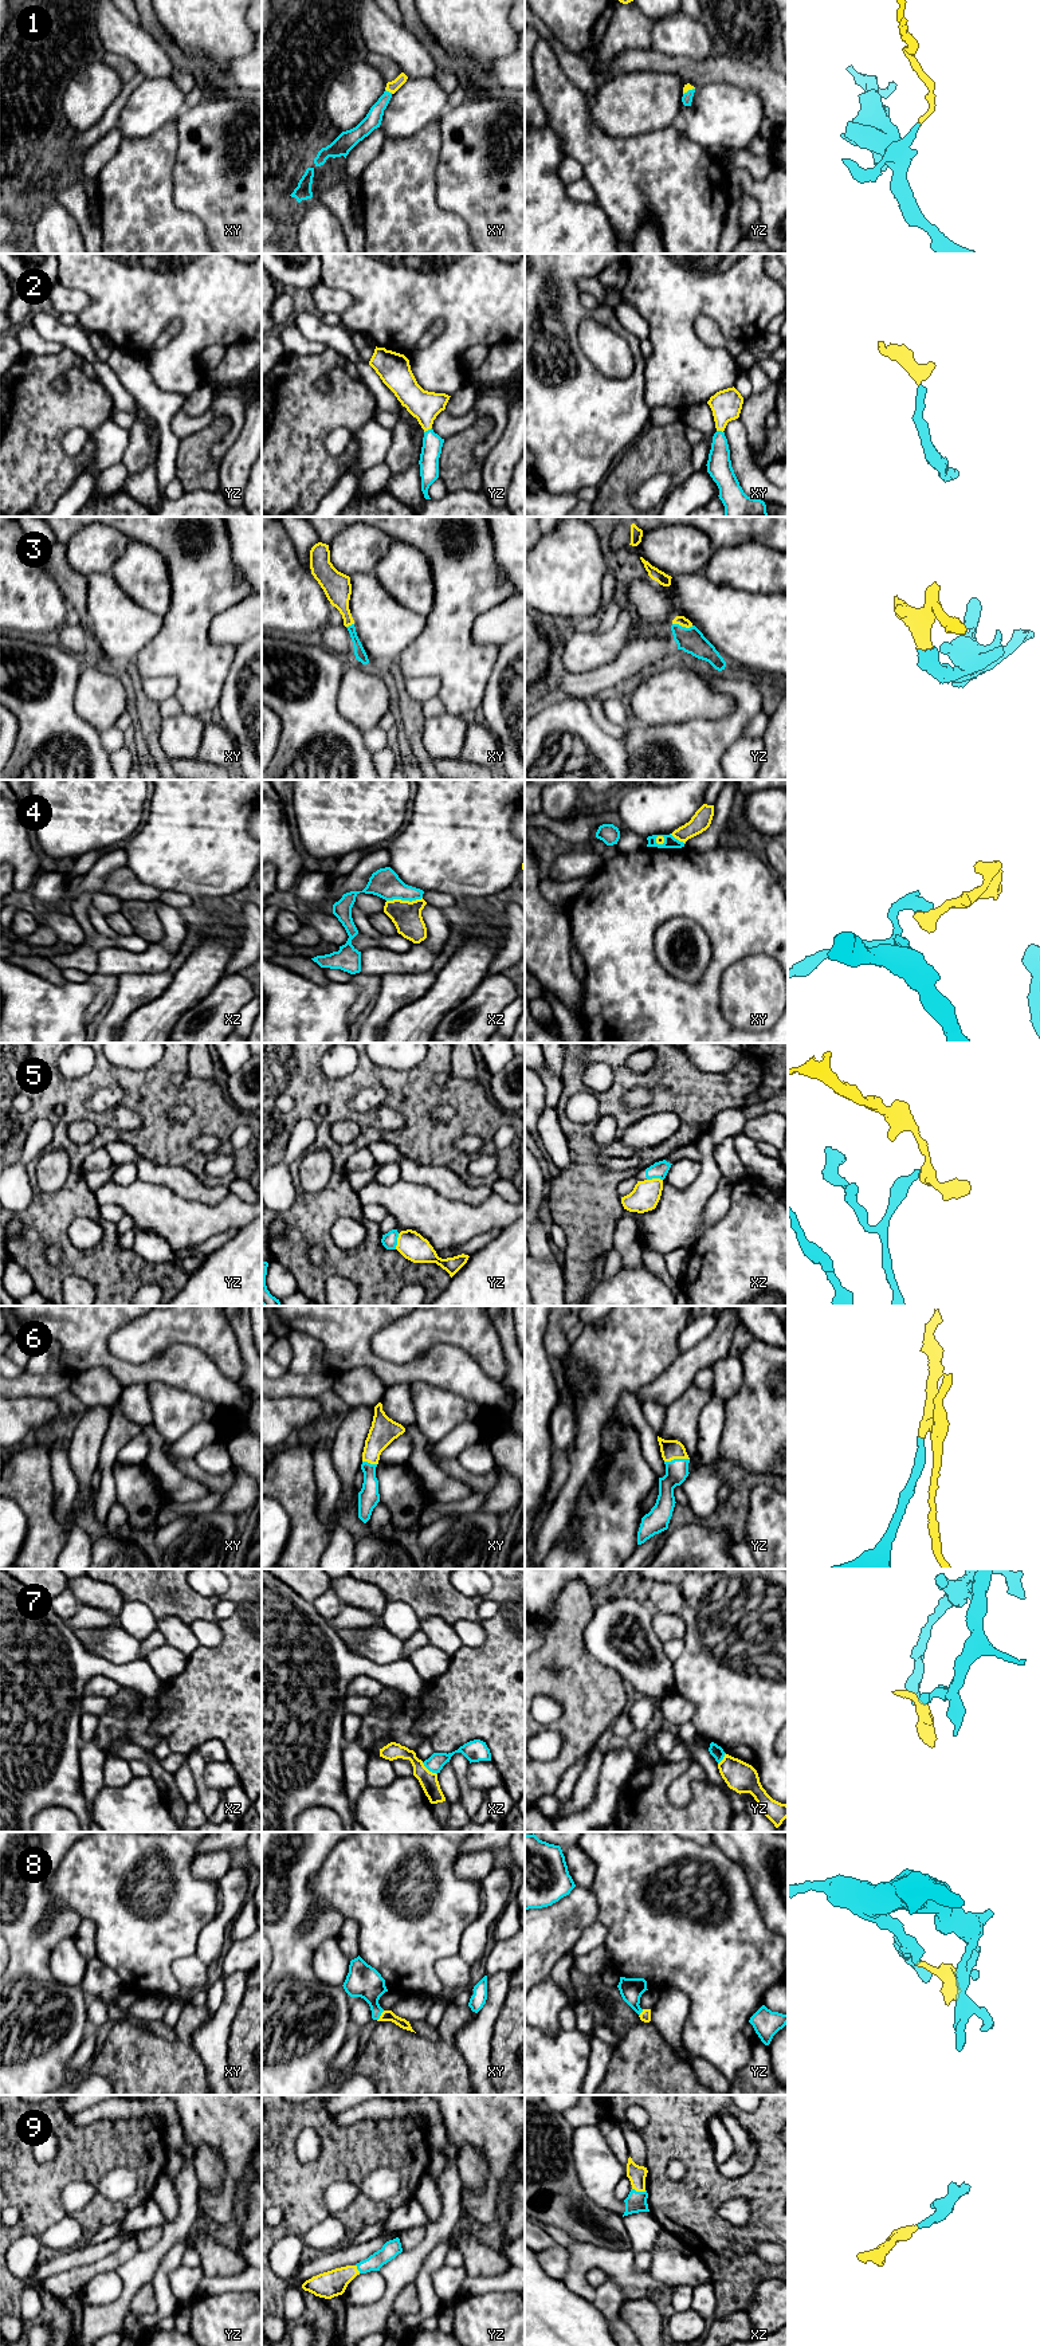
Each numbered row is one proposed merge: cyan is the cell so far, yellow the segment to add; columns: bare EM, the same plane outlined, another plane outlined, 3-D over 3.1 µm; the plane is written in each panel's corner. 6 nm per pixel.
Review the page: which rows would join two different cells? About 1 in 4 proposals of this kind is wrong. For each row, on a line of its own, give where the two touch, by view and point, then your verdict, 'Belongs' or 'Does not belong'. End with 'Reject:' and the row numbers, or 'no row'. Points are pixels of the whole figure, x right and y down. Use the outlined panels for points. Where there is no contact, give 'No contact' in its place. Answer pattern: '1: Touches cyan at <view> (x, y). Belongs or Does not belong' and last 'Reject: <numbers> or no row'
1: Touches cyan at xy (388, 91). Belongs
2: Touches cyan at yz (428, 430). Belongs
3: Touches cyan at yz (683, 627). Belongs
4: Touches cyan at xz (404, 899). Does not belong
5: Touches cyan at yz (396, 1242). Does not belong
6: Touches cyan at yz (677, 1459). Belongs
7: Touches cyan at xz (430, 1770). Does not belong
8: Touches cyan at xy (380, 2015). Belongs
9: Touches cyan at xz (639, 2192). Belongs
Reject: 4, 5, 7

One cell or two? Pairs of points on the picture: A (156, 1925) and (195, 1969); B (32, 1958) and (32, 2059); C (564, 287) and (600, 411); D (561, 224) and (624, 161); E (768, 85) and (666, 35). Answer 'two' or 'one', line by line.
A: two
B: one
C: one
D: two
E: two

